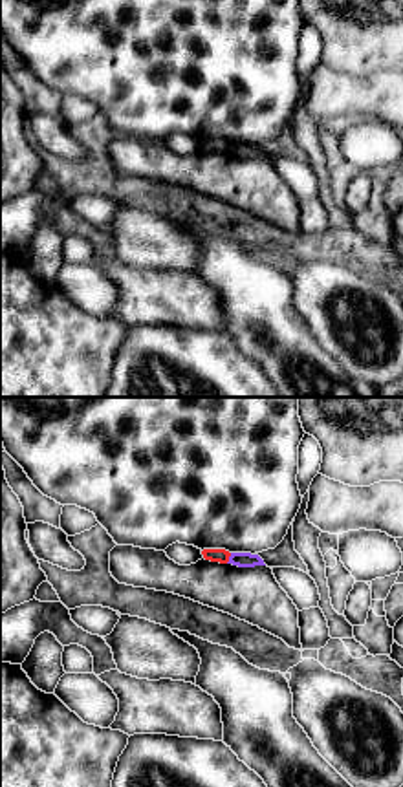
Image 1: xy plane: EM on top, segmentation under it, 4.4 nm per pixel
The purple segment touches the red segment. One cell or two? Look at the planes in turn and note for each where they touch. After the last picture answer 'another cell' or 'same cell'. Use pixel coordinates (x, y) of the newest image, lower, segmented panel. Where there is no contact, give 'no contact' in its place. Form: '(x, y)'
(229, 559)

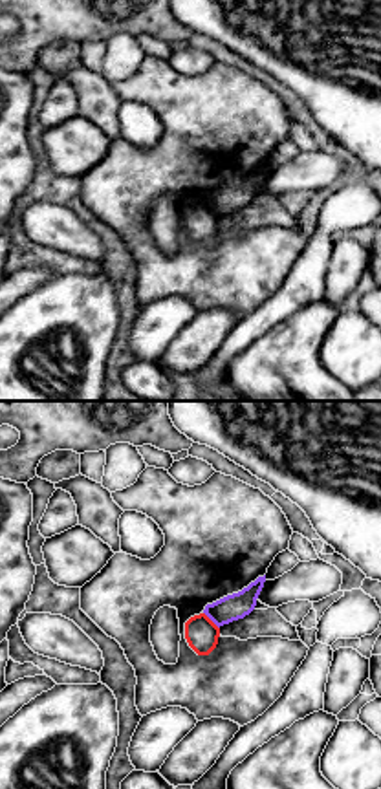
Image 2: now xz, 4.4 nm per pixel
(211, 619)

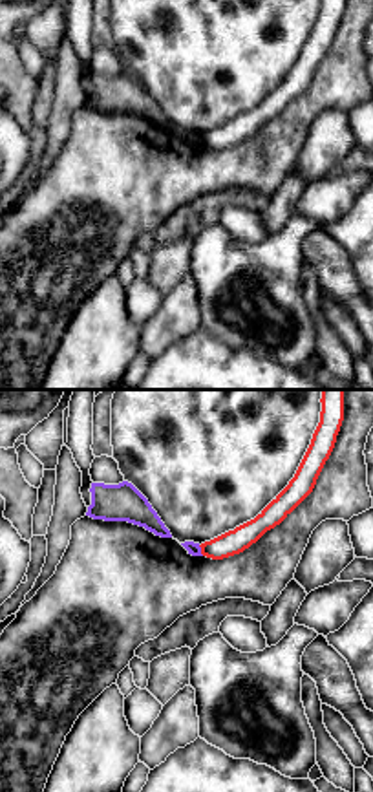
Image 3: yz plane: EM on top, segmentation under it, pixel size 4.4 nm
(200, 551)

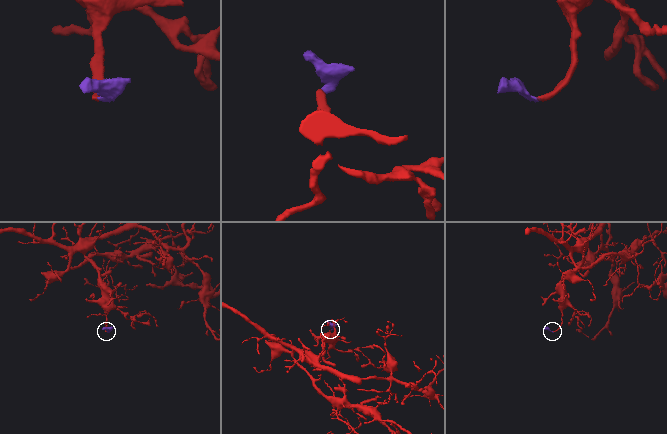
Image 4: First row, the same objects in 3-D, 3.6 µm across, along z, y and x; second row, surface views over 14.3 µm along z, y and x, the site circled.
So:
another cell

